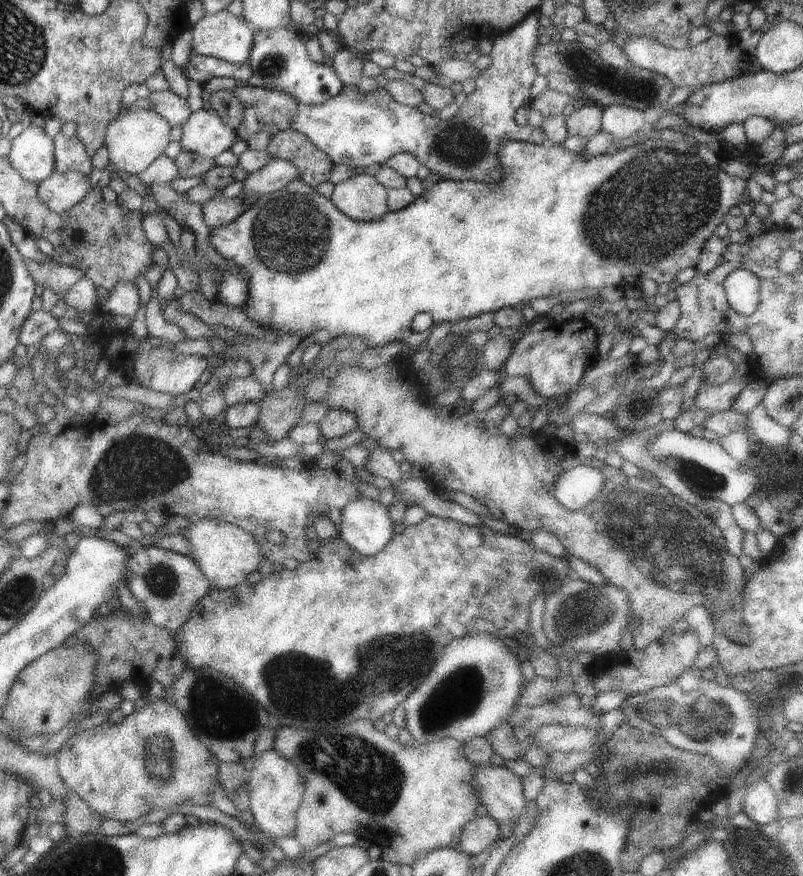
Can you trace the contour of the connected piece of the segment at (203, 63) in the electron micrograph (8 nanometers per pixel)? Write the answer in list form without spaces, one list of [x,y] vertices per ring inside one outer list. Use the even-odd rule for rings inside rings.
[[[191,54],[184,68],[185,75],[201,86],[210,79],[234,79],[240,84],[251,83],[253,70],[248,63],[238,64],[218,57]]]

